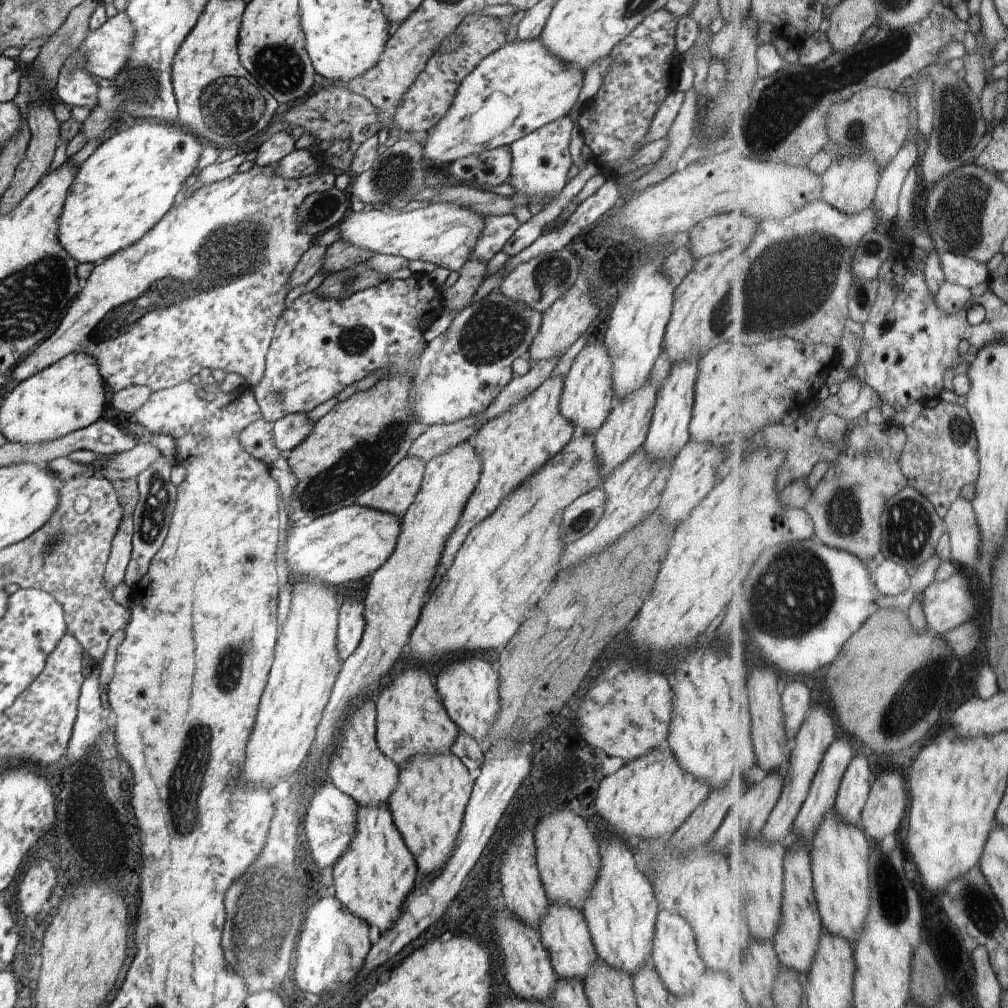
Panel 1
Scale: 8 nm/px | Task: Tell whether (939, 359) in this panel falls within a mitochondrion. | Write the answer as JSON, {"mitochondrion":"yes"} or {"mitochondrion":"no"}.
{"mitochondrion":"no"}

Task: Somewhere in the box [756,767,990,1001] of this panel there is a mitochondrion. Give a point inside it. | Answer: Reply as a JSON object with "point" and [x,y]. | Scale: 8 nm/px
{"point":[893,909]}

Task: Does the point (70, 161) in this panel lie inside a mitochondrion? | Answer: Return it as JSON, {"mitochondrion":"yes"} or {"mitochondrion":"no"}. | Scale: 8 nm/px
{"mitochondrion":"no"}

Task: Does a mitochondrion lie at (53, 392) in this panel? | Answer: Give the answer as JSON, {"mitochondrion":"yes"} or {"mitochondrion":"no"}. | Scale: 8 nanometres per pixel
{"mitochondrion":"no"}

